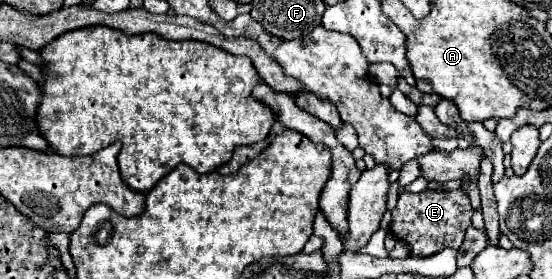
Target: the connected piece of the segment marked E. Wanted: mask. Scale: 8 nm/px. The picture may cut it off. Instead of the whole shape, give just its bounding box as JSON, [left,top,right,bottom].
[390,190,472,256]

